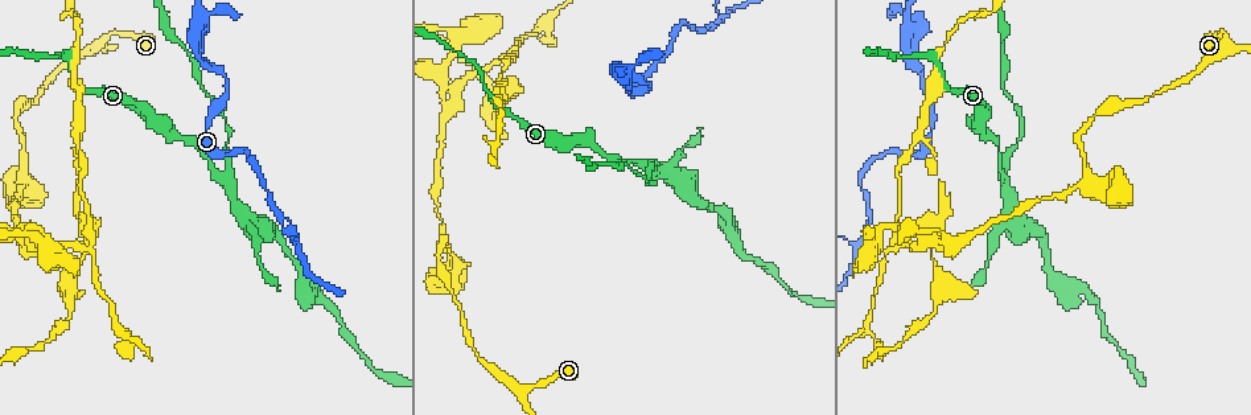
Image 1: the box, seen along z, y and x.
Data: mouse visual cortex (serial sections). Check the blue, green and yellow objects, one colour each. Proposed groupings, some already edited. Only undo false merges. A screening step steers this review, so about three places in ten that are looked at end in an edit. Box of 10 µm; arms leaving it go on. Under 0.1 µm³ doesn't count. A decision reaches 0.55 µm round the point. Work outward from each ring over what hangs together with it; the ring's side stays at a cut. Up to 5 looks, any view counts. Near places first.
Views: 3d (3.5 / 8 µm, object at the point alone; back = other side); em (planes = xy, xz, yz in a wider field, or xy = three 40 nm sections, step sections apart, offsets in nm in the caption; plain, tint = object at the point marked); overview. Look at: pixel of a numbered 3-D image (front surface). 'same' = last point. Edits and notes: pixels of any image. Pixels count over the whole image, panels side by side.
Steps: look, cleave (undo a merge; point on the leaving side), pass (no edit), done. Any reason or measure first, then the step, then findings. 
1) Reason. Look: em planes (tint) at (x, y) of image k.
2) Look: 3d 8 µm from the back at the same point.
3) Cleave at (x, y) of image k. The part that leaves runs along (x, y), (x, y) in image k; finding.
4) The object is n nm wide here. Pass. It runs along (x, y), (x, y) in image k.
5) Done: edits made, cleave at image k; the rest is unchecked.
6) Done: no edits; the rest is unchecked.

Look: 3d 3.5 µm from the back at (99, 48) of image 1.

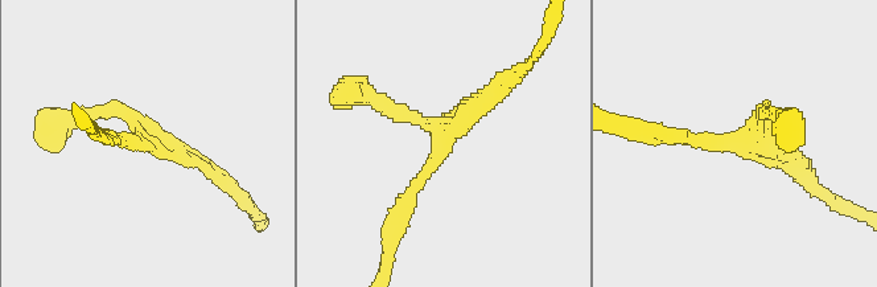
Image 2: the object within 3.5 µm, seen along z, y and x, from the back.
Look: em xy step 1 (tint) at (444, 132) of image 2.

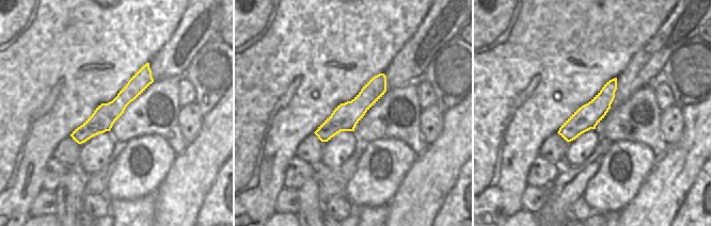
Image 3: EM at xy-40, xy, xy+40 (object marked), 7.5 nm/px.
Pass. It runs along (79, 114), (124, 110), (213, 175) in image 2; one cell here.

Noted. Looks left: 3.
Sharp bend. Look: 3d 8 µm at (1088, 173) of image 1.

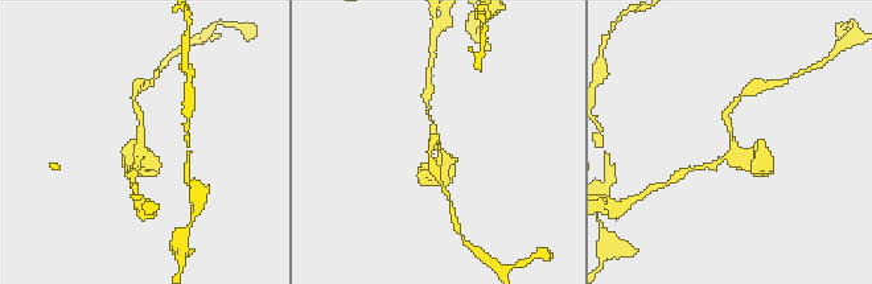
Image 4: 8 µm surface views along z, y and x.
Zoom in. Look: 3d 3.5 µm from the back at the same point.

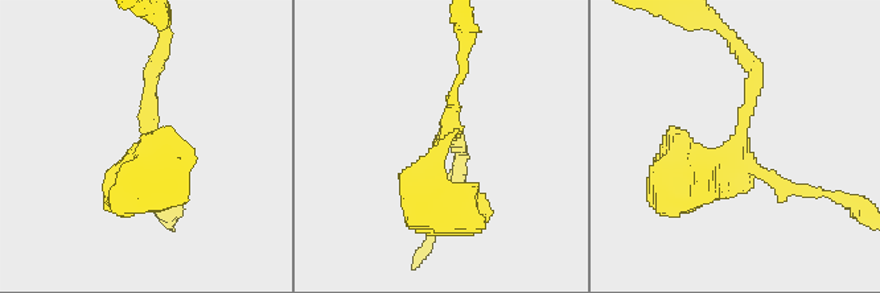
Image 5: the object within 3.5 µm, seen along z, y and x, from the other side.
Look: em xy step 2 (tint) at (737, 148) of image 5.

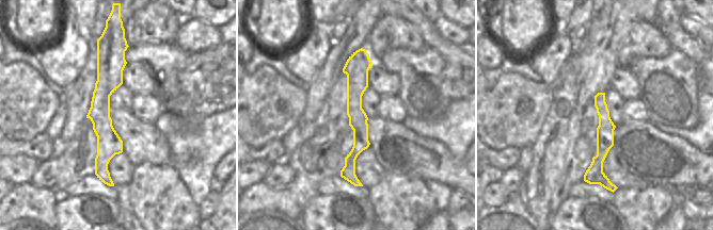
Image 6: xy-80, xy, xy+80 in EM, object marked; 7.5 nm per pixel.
Pass. One cell here.

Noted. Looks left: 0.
Done: no edits; the rest is unchecked.

